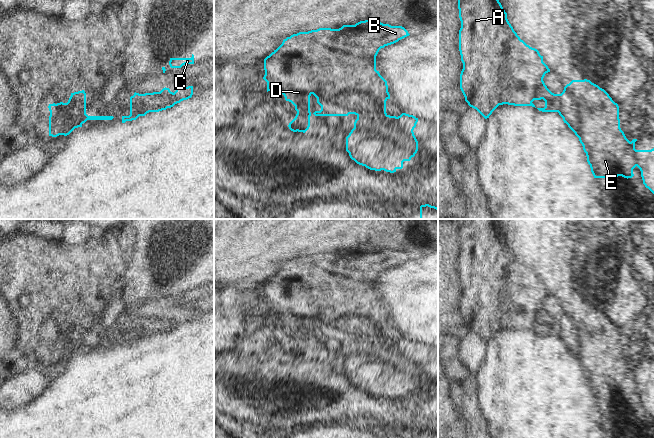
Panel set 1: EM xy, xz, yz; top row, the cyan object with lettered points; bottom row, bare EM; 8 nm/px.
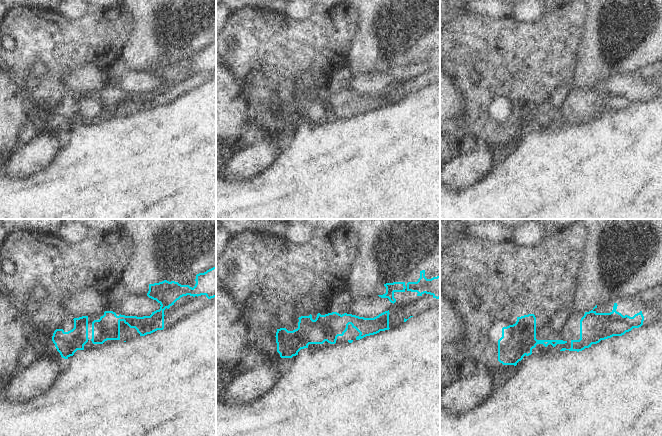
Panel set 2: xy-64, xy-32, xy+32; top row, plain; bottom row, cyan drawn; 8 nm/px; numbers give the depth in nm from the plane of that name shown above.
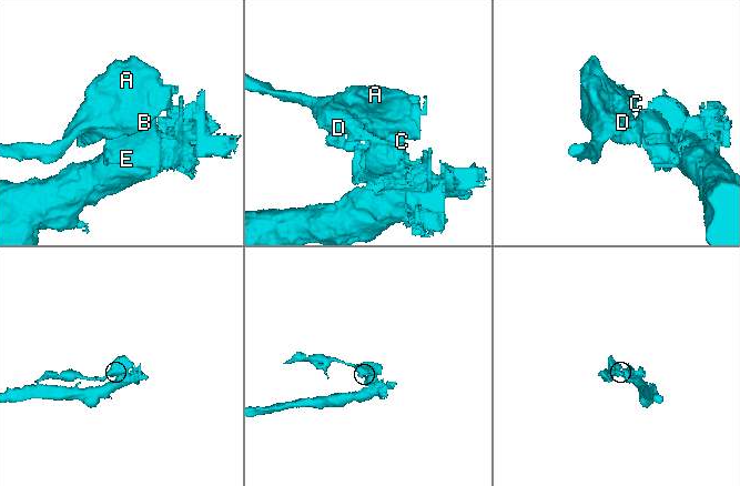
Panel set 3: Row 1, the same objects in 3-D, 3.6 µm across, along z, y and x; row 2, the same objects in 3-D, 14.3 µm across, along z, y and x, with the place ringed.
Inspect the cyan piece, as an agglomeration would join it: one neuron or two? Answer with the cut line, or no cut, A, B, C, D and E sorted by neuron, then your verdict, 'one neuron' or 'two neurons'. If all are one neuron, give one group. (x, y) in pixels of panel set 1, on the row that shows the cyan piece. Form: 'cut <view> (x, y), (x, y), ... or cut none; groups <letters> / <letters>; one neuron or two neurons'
cut xz (357, 114), (362, 114), (365, 118), (370, 115), (387, 115); groups A B C D / E; two neurons

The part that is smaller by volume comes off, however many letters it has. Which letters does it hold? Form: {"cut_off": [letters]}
{"cut_off": ["A", "B", "C", "D"]}

